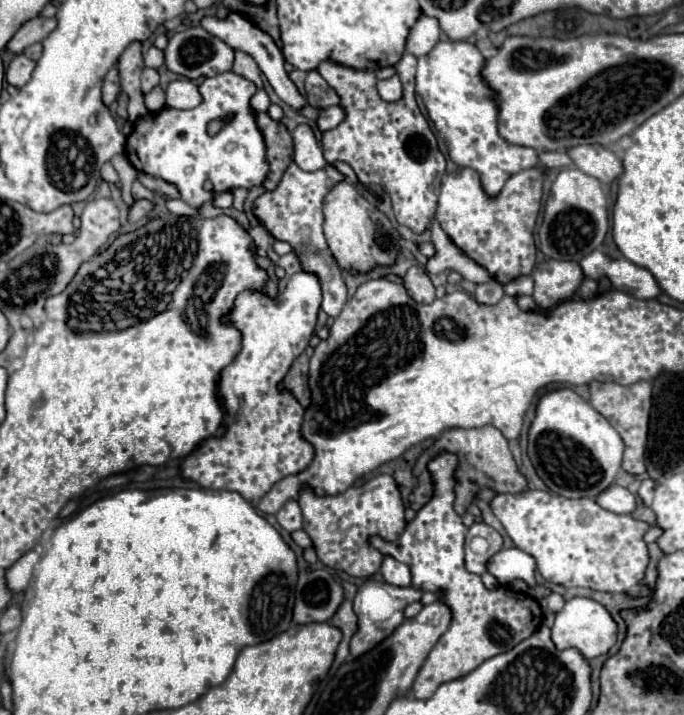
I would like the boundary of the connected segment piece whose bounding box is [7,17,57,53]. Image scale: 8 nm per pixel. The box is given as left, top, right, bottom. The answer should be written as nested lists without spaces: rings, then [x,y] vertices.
[[[35,17],[35,19],[27,21],[25,25],[21,25],[21,29],[9,41],[7,51],[9,53],[23,53],[25,47],[29,47],[29,45],[33,45],[37,41],[43,41],[55,27],[57,27],[57,19],[55,17],[49,17],[49,19]]]

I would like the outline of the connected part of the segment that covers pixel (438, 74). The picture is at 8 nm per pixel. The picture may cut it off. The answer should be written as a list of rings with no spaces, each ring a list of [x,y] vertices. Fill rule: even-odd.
[[[439,41],[427,55],[417,59],[417,93],[423,99],[429,119],[443,135],[449,157],[459,167],[471,167],[479,171],[483,189],[489,195],[497,195],[505,181],[539,163],[537,151],[519,145],[509,145],[497,133],[497,105],[493,91],[483,83],[481,69],[485,59],[479,49],[467,41]]]

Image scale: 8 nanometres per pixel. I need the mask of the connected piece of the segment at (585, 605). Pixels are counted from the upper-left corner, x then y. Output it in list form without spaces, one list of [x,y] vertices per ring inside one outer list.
[[[573,597],[565,603],[565,607],[557,613],[555,625],[551,629],[551,641],[559,651],[563,649],[577,649],[585,659],[593,659],[599,655],[605,655],[617,637],[617,625],[611,619],[611,615],[593,599],[585,597]]]

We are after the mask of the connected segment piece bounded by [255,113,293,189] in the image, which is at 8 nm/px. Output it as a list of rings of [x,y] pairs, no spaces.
[[[255,113],[255,123],[267,145],[269,173],[263,183],[267,189],[275,189],[279,183],[279,159],[293,159],[293,139],[285,125],[273,121],[267,113]]]

